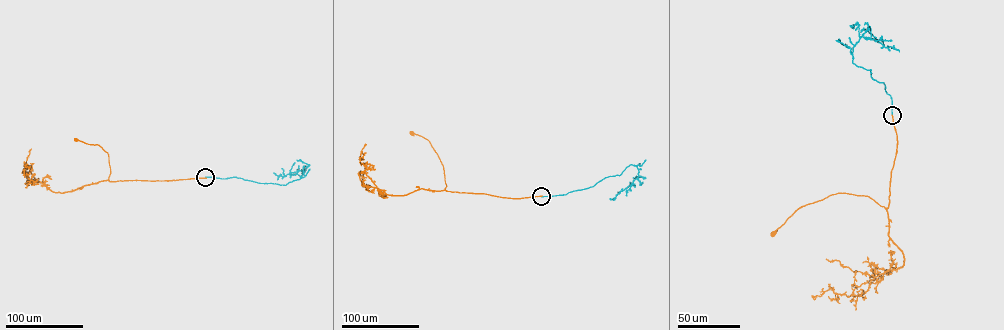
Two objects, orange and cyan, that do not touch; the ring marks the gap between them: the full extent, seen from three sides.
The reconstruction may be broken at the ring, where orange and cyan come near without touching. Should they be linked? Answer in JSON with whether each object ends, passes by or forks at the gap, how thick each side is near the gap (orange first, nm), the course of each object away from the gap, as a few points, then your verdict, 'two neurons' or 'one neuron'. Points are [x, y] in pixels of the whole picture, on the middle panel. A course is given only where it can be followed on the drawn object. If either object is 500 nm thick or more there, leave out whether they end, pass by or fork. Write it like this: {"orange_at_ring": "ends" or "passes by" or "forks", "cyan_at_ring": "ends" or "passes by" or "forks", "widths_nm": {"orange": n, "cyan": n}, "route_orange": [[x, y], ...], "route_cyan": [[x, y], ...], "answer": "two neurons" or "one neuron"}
{"orange_at_ring": "passes by", "cyan_at_ring": "ends", "widths_nm": {"orange": 260, "cyan": 200}, "route_orange": [[541, 196], [513, 198], [446, 191], [443, 167], [437, 154], [427, 139], [411, 133]], "route_cyan": [[541, 196], [587, 188], [606, 177], [620, 175], [630, 165], [637, 166], [636, 178], [615, 197], [609, 198]], "answer": "two neurons"}

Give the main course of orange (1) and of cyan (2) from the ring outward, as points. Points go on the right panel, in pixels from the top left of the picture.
1: (892, 115), (897, 141), (888, 207), (866, 196), (837, 193), (800, 206), (773, 233)
2: (892, 114), (892, 98), (883, 82), (872, 78), (871, 69), (853, 63), (852, 53), (862, 36), (891, 48)

